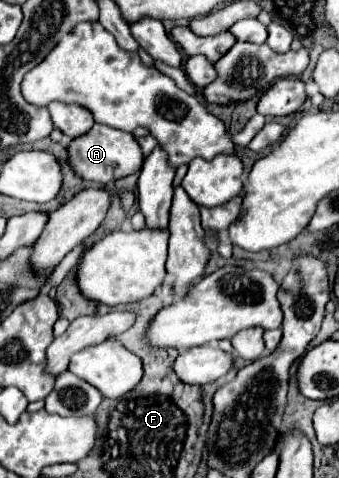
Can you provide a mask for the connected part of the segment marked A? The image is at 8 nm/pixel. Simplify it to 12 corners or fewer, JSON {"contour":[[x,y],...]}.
{"contour":[[95,123],[69,143],[77,177],[107,185],[143,165],[131,133]]}

